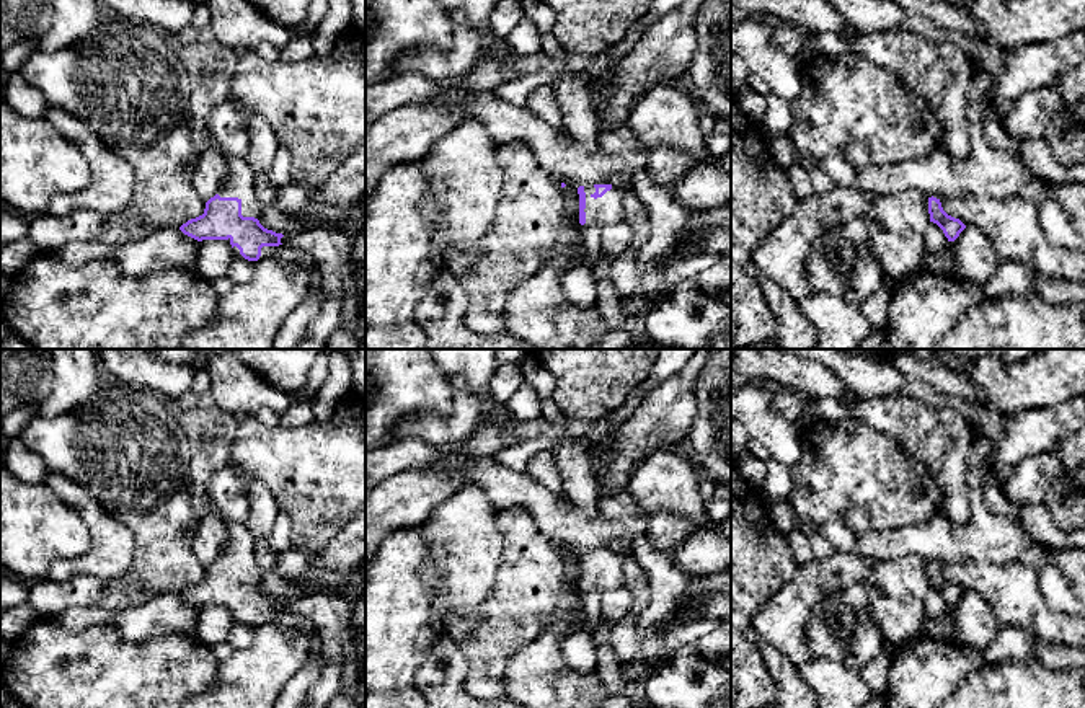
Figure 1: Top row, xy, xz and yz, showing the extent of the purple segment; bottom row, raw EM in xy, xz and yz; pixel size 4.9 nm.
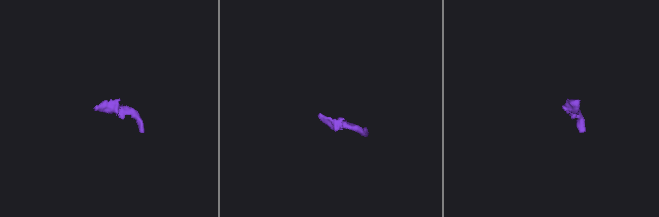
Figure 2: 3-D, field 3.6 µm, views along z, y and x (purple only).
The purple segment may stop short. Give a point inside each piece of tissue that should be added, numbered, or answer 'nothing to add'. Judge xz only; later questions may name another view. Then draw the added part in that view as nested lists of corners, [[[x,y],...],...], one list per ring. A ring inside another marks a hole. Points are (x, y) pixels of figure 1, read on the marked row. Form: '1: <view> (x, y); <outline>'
1: xz (609, 209); [[[594,184],[584,186],[586,192],[586,227],[600,227],[604,228],[609,223],[617,223],[625,220],[625,206],[623,197],[625,192],[612,186],[602,197],[594,199],[592,194],[596,192]]]

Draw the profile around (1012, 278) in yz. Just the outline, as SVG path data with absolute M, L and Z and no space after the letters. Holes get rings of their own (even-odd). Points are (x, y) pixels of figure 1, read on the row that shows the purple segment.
M1002 261L1000 268L997 272L984 284L972 284L971 285L979 285L982 290L982 295L985 300L992 300L999 295L1028 295L1033 292L1033 284L1036 279L1041 276L1028 264L1016 263L1016 261Z

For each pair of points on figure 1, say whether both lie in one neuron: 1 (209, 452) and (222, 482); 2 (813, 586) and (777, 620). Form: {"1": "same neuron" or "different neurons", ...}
{"1": "different neurons", "2": "same neuron"}

